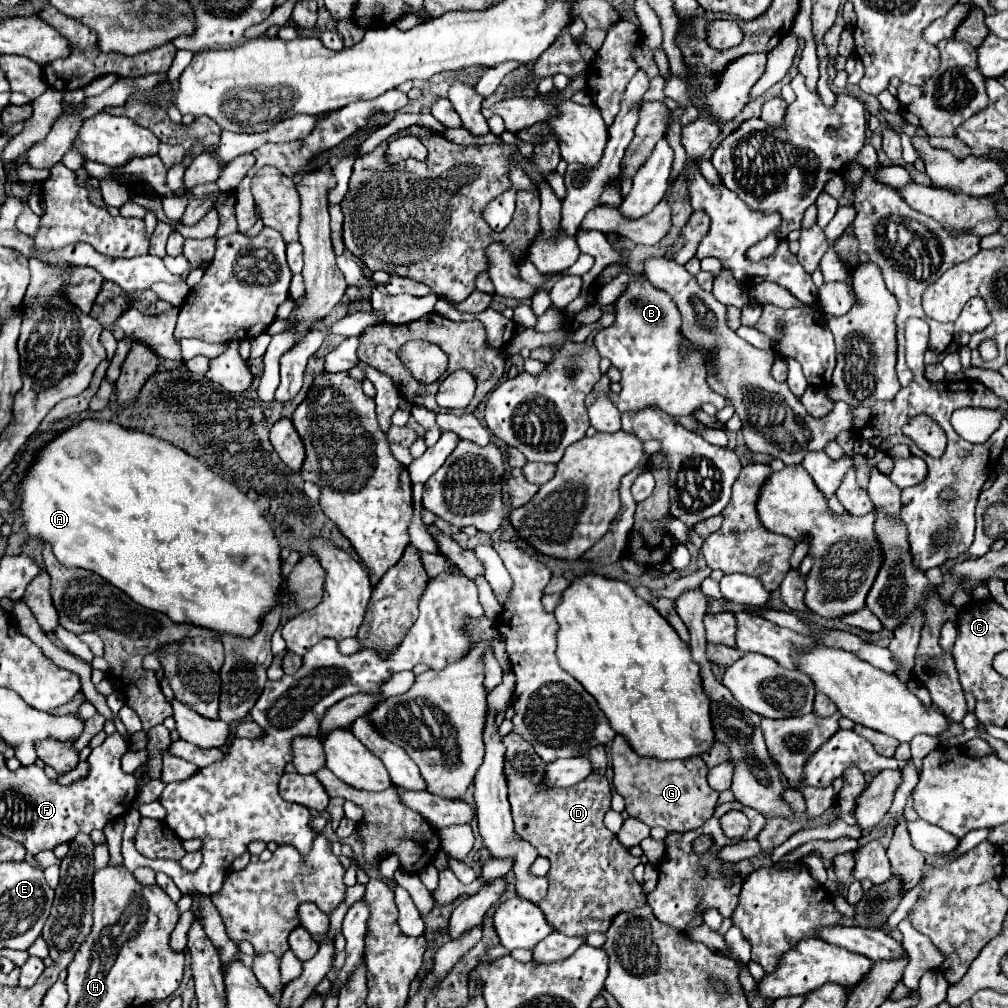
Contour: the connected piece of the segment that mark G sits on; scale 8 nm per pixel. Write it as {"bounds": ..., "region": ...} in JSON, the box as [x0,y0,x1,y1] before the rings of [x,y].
{"bounds":[610,735,720,833],"region":[[[616,735],[610,753],[614,767],[614,789],[624,797],[630,817],[646,823],[648,827],[662,827],[668,833],[686,833],[704,825],[714,813],[720,793],[708,785],[708,767],[700,757],[684,761],[638,757],[620,735]]]}

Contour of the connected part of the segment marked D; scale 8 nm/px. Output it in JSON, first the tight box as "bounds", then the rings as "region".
{"bounds":[504,733,646,935],"region":[[[510,733],[504,737],[506,745],[506,775],[508,775],[508,789],[510,789],[510,805],[512,805],[512,817],[514,817],[514,829],[516,833],[532,843],[542,857],[550,861],[548,871],[548,893],[538,903],[538,907],[544,911],[546,919],[550,923],[566,923],[566,935],[586,935],[594,931],[608,931],[612,919],[620,913],[628,913],[636,907],[642,907],[646,903],[646,895],[642,893],[640,883],[632,877],[632,869],[640,863],[640,857],[630,855],[620,847],[620,841],[612,831],[608,831],[602,823],[606,811],[610,809],[610,785],[604,775],[590,773],[584,781],[568,787],[568,789],[548,789],[536,787],[536,769],[544,767],[544,761],[536,755],[534,747],[518,733]]]}

